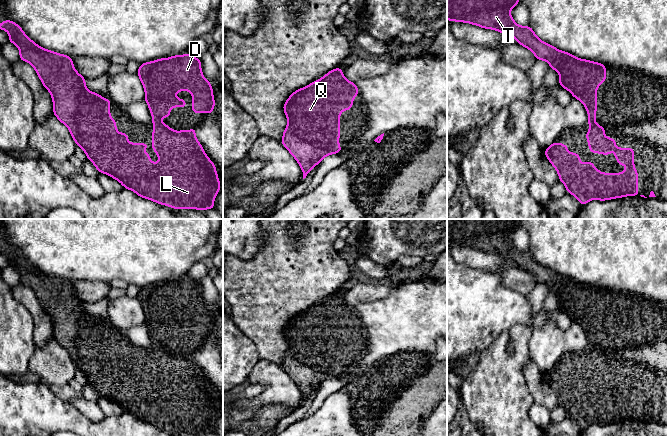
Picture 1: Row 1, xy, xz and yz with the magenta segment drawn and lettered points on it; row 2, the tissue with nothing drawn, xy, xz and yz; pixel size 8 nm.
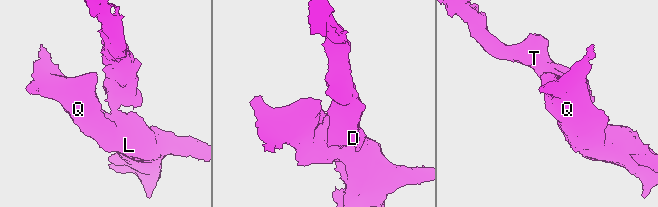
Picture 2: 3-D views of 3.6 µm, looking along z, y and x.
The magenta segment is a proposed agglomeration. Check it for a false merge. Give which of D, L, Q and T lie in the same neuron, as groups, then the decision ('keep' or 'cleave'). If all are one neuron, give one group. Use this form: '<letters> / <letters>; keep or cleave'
D L Q T; keep

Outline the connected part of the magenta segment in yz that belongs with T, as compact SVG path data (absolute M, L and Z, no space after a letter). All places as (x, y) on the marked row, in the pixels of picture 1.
M447 0L447 19L450 22L465 22L485 29L493 29L515 38L518 44L532 51L538 60L547 61L550 68L557 71L560 76L558 84L584 104L589 117L587 124L591 128L586 133L590 152L610 156L612 148L609 146L613 145L617 163L628 168L623 173L601 173L599 169L594 168L593 161L581 163L579 154L569 153L565 144L552 143L544 151L544 154L558 172L559 180L564 183L567 192L575 196L581 206L593 199L604 201L625 196L638 196L638 173L634 166L634 148L616 147L617 141L613 138L605 137L606 129L594 121L597 109L596 91L599 85L606 80L605 65L579 59L568 52L560 51L554 46L541 41L530 26L517 25L510 15L510 10L518 3L519 0Z

